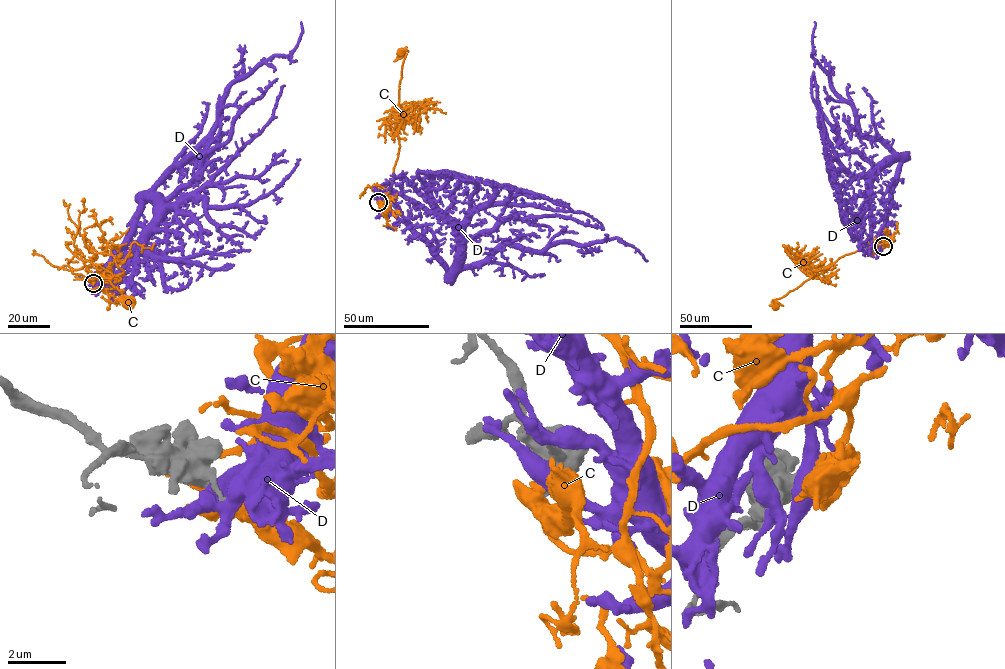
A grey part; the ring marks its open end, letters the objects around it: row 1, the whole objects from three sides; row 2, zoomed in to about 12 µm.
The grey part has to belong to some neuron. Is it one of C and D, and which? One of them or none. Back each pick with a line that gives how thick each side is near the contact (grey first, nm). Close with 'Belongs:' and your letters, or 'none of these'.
C: 600/440 nm
Belongs: C

